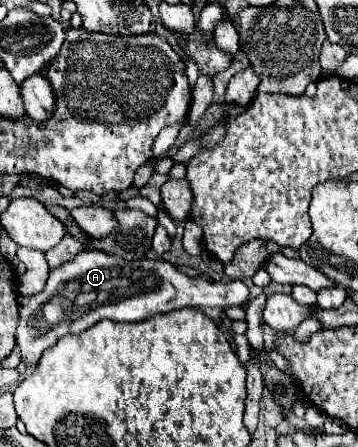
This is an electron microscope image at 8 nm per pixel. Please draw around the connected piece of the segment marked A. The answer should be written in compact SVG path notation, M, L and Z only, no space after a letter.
M83 250L73 260L63 262L59 268L49 270L49 280L43 292L19 298L19 326L17 326L17 344L21 346L21 356L25 364L37 364L43 350L55 346L59 338L67 334L81 334L83 330L91 328L99 320L107 318L113 322L143 322L155 314L171 312L179 308L227 308L227 306L241 306L247 304L249 290L241 280L227 280L227 282L209 282L205 278L189 278L177 272L165 260L123 260L115 254L105 254L101 250Z

